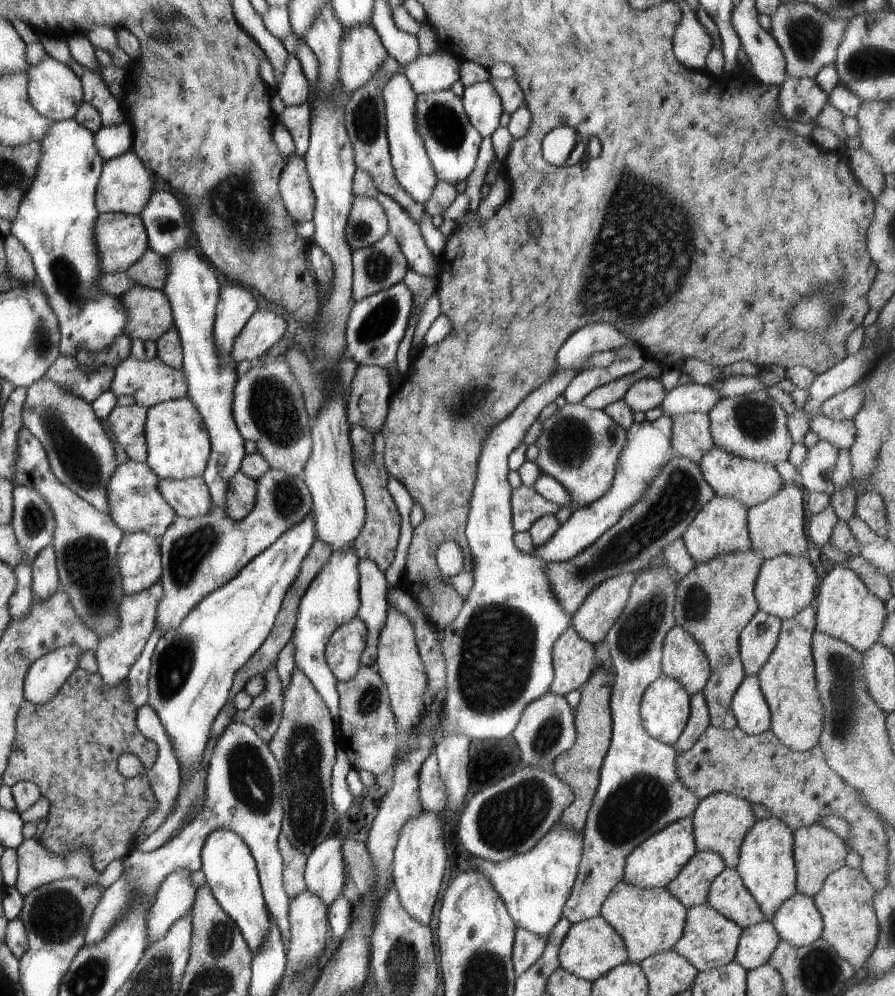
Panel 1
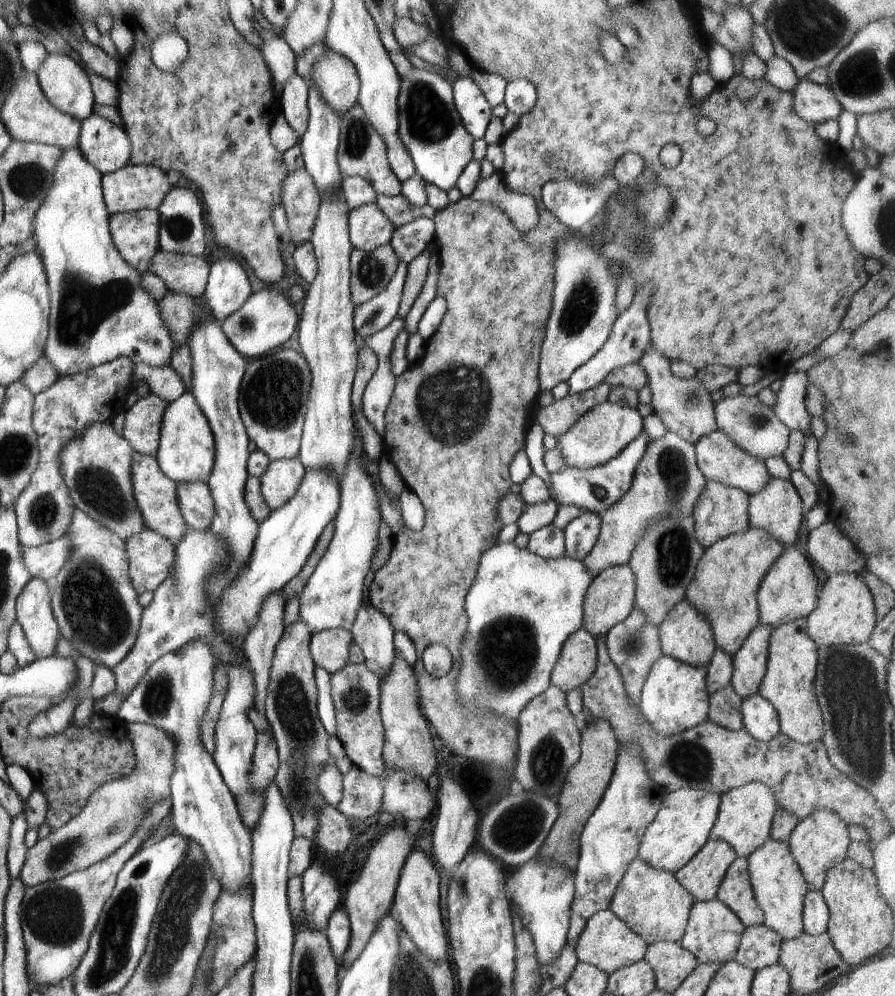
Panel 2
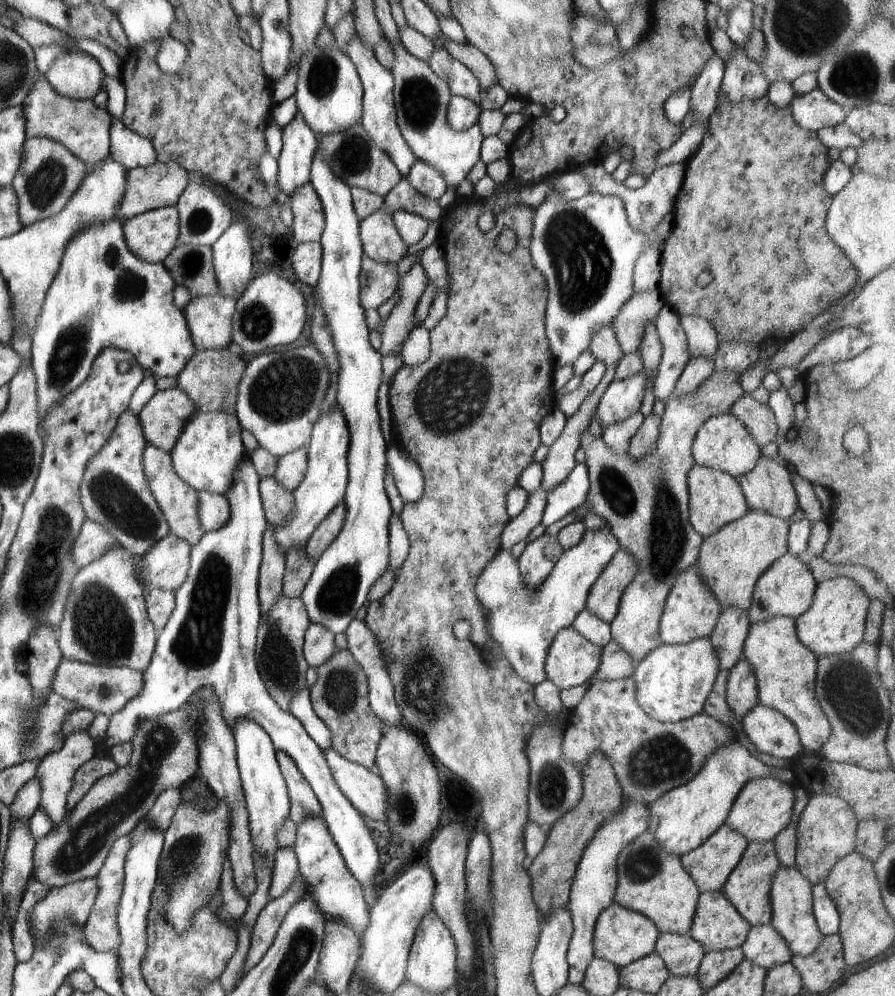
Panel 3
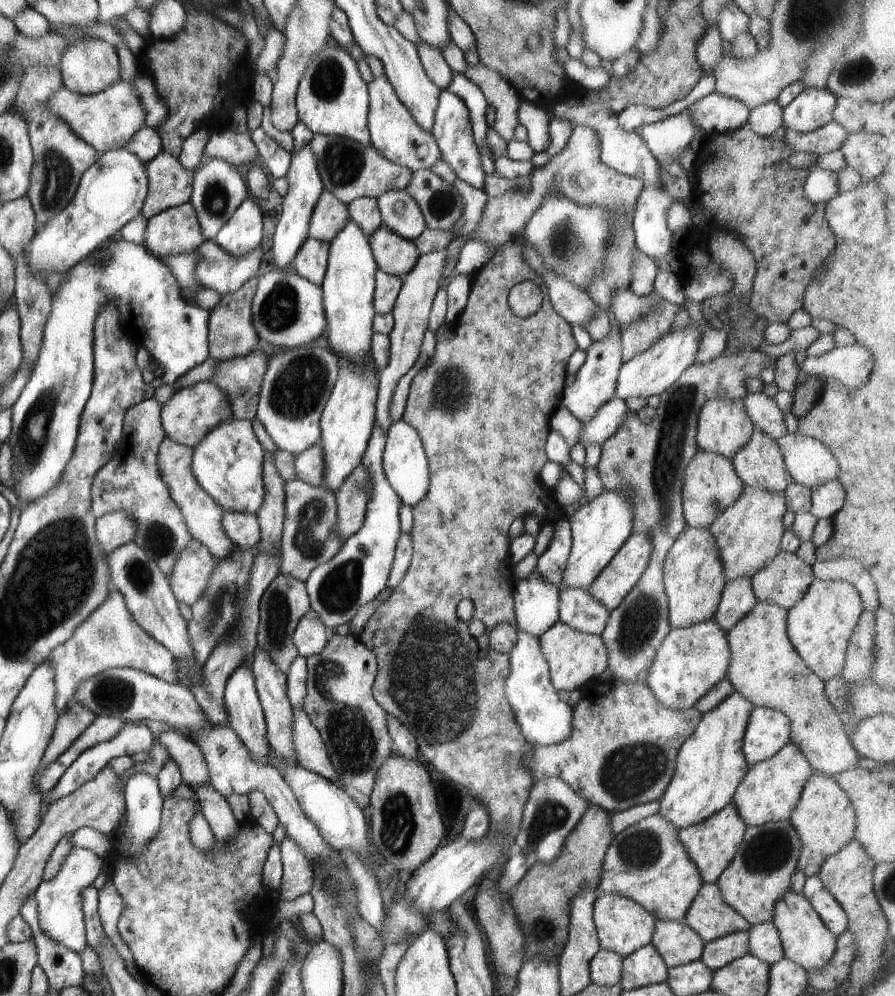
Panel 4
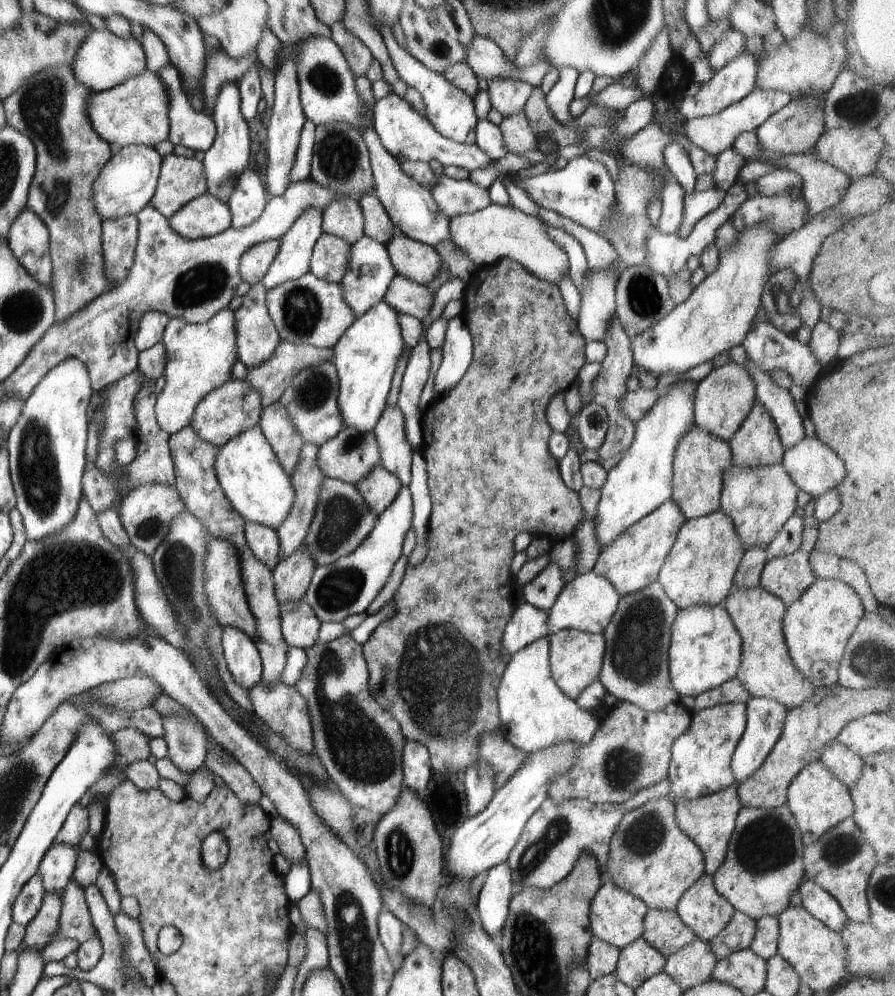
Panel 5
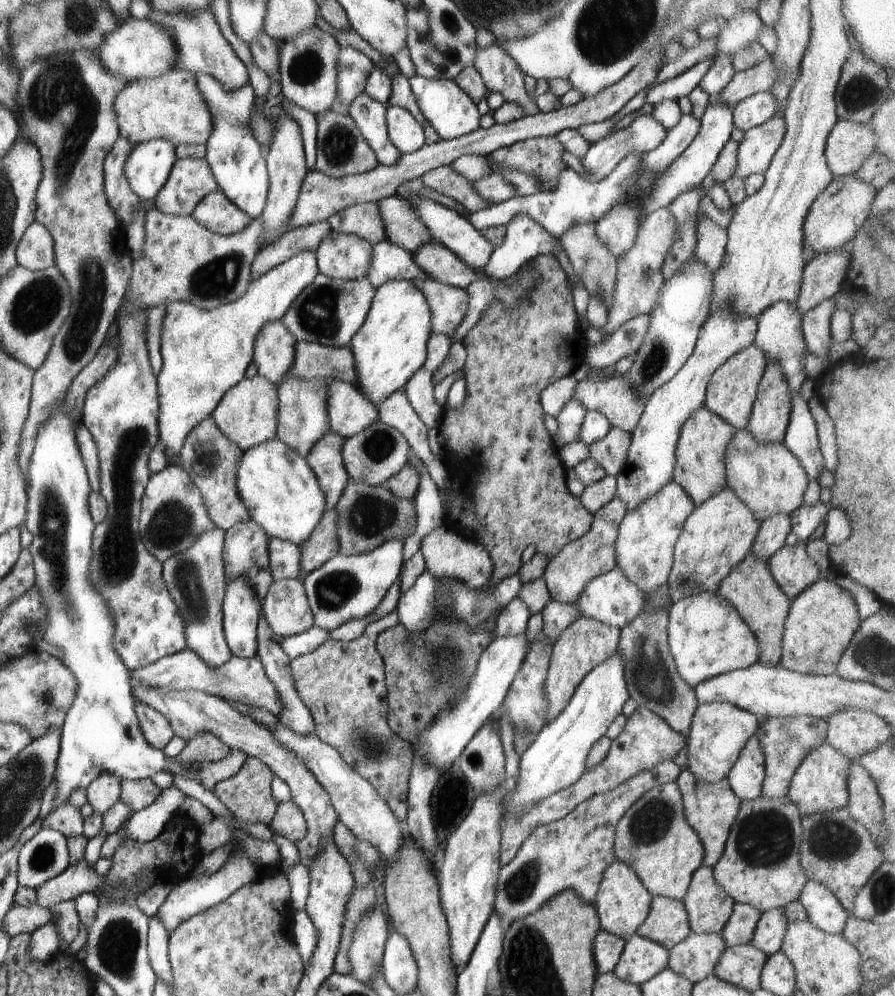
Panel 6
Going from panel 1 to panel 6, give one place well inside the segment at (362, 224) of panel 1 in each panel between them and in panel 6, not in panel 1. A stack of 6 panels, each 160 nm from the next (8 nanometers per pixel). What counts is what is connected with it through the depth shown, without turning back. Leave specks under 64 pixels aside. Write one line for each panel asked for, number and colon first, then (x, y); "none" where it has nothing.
2: (369, 228)
3: (380, 240)
4: (394, 255)
5: (418, 261)
6: (440, 264)

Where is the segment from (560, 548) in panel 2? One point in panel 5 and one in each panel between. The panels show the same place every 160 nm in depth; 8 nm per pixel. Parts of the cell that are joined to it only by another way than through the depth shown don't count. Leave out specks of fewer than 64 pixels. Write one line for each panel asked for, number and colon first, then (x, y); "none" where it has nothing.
3: (539, 558)
4: (536, 602)
5: (527, 623)

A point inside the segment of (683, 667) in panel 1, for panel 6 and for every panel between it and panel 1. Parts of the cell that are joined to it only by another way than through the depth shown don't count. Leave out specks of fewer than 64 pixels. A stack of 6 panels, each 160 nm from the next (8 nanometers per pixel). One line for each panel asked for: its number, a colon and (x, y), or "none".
2: (685, 634)
3: (691, 611)
4: (693, 576)
5: (699, 570)
6: (718, 535)

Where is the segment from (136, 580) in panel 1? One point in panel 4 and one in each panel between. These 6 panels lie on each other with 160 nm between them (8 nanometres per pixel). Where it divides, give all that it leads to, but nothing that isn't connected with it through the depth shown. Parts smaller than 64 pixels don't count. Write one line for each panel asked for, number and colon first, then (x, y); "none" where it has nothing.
2: (151, 557)
3: (165, 566)
4: (189, 580)

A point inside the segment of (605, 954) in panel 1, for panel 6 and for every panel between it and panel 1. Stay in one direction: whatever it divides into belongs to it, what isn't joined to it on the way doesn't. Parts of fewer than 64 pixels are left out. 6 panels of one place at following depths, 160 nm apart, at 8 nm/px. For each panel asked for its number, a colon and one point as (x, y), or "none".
2: (606, 942)
3: (621, 936)
4: (622, 926)
5: (617, 917)
6: (622, 902)

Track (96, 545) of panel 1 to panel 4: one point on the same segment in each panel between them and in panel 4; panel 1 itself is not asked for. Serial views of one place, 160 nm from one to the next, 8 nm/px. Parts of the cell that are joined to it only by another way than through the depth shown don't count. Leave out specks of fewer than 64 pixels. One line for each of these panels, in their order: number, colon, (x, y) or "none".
2: (96, 609)
3: (105, 622)
4: (110, 638)

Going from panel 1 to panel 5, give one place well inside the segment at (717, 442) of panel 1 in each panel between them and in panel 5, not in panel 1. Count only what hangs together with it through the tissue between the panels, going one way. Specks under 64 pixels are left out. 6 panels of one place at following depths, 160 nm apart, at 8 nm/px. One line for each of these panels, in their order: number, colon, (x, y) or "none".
2: (754, 426)
3: (757, 417)
4: (764, 413)
5: (777, 402)

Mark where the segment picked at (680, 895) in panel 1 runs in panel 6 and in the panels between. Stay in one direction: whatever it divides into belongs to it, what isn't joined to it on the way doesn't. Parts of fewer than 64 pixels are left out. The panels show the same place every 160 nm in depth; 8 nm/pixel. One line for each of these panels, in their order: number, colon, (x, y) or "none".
2: (702, 877)
3: (709, 865)
4: (711, 844)
5: (709, 821)
6: (710, 809)

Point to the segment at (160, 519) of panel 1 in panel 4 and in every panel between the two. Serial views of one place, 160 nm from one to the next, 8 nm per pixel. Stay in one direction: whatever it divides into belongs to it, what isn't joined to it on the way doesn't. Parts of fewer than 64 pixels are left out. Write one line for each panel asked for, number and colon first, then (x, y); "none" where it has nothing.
2: (155, 495)
3: (178, 501)
4: (203, 516)

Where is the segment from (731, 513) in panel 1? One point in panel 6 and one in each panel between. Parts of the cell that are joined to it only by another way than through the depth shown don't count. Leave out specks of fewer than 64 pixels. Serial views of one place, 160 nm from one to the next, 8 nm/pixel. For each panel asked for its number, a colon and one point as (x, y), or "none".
2: (721, 511)
3: (715, 498)
4: (710, 485)
5: (700, 461)
6: (699, 469)

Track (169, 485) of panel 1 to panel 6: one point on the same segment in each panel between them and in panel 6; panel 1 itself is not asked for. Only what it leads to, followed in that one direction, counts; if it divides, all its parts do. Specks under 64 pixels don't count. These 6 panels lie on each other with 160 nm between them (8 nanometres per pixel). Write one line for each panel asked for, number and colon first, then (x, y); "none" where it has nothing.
2: (196, 504)
3: (214, 511)
4: (243, 529)
5: (263, 544)
6: (284, 557)

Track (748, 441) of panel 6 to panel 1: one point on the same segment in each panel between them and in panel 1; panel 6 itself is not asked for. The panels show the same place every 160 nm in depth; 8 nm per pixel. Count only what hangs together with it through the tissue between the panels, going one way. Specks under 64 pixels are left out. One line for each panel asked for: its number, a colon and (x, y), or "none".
1: (715, 602)
2: (725, 584)
3: (731, 561)
4: (748, 533)
5: (758, 501)

